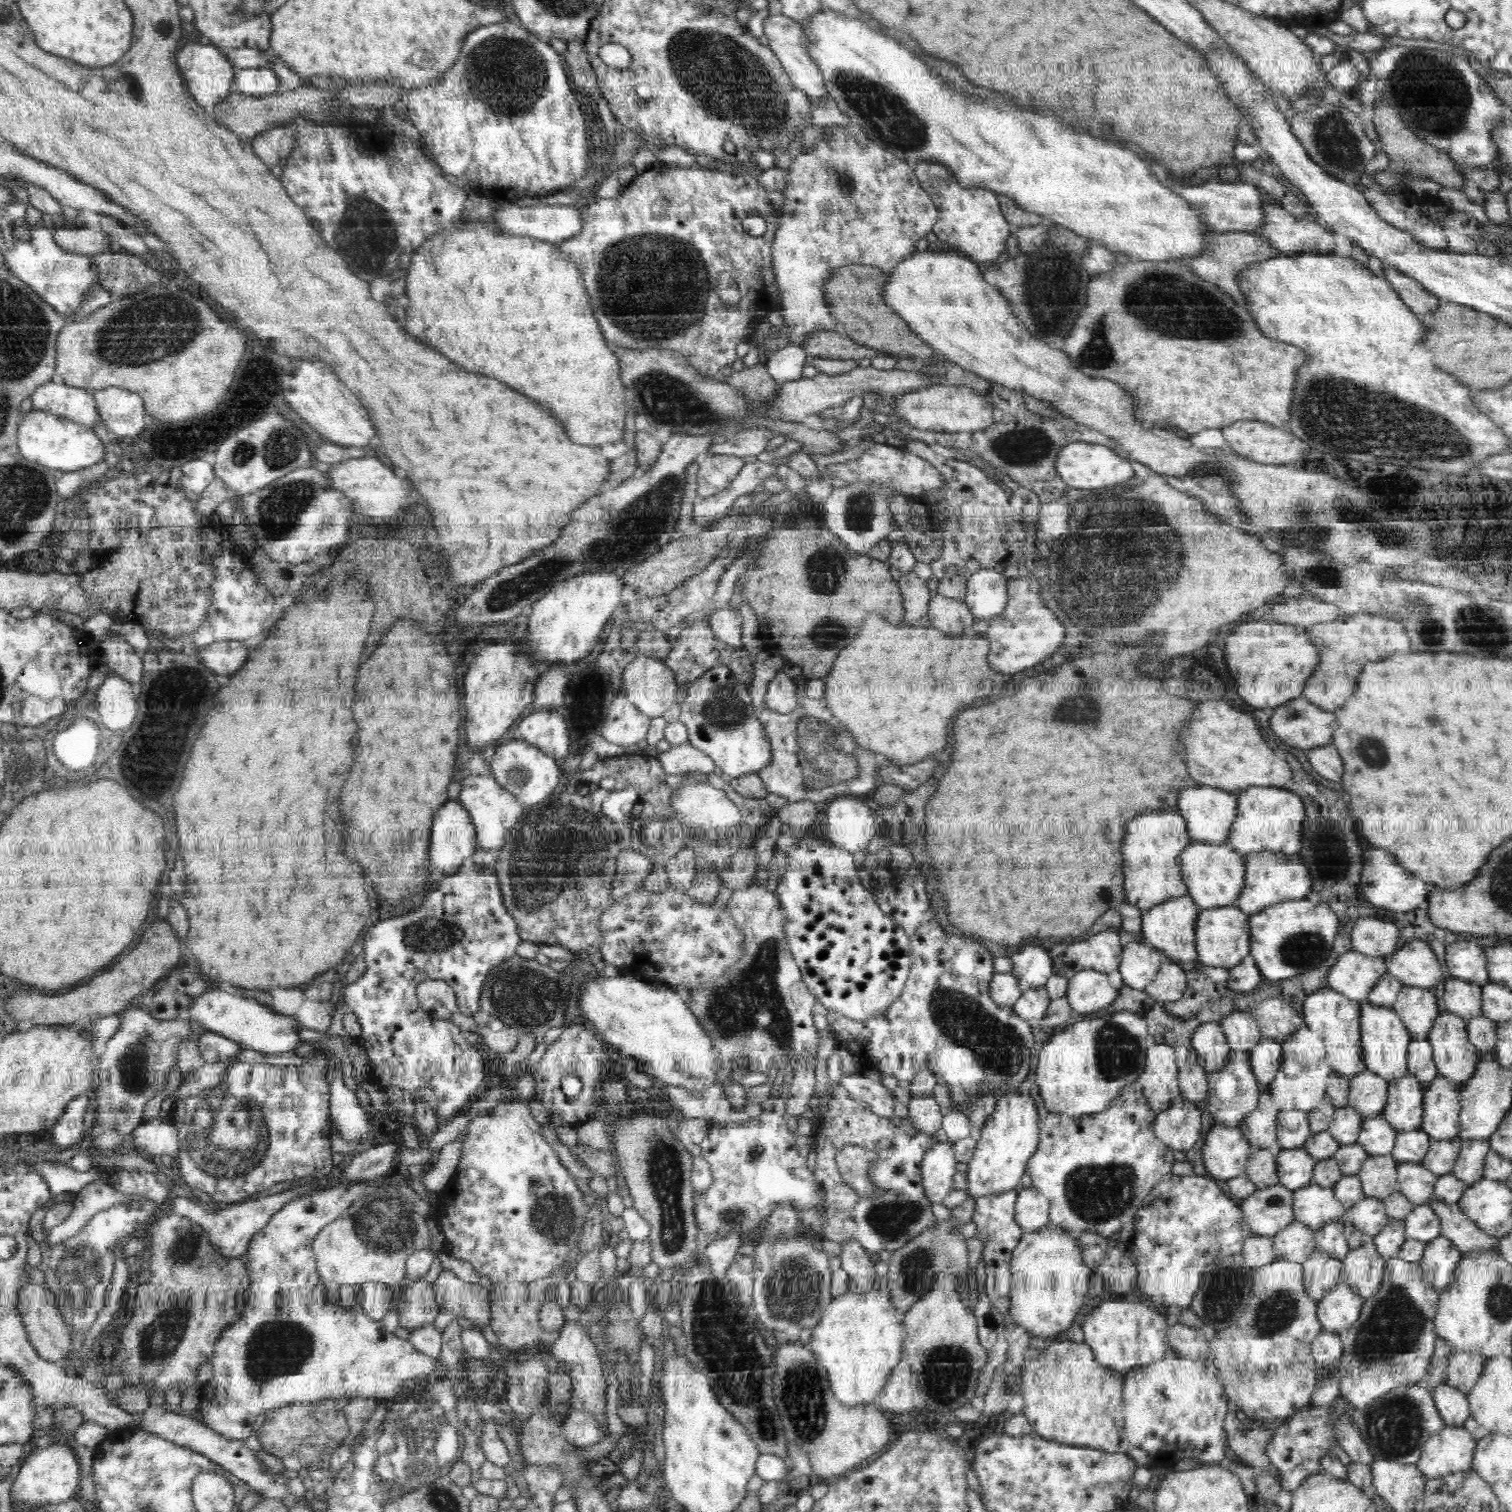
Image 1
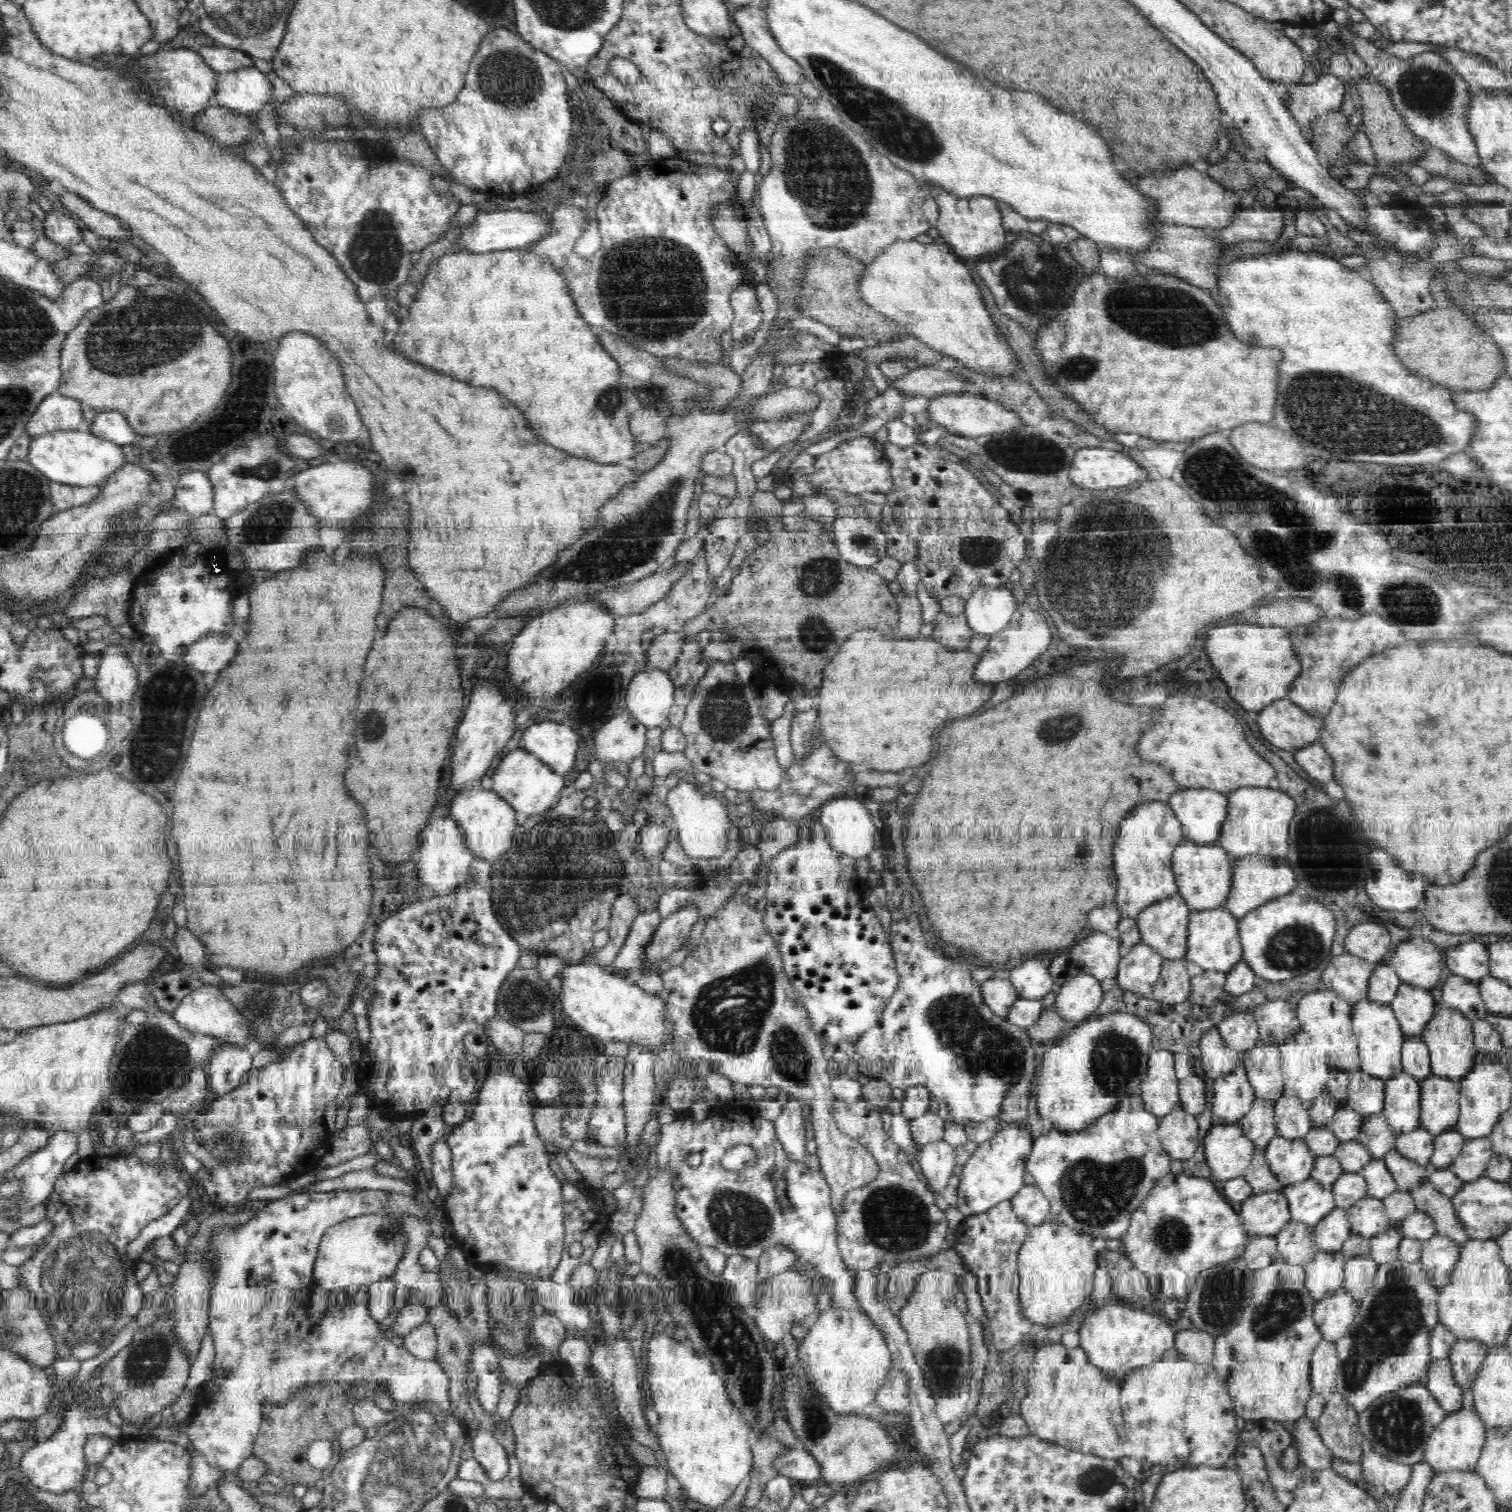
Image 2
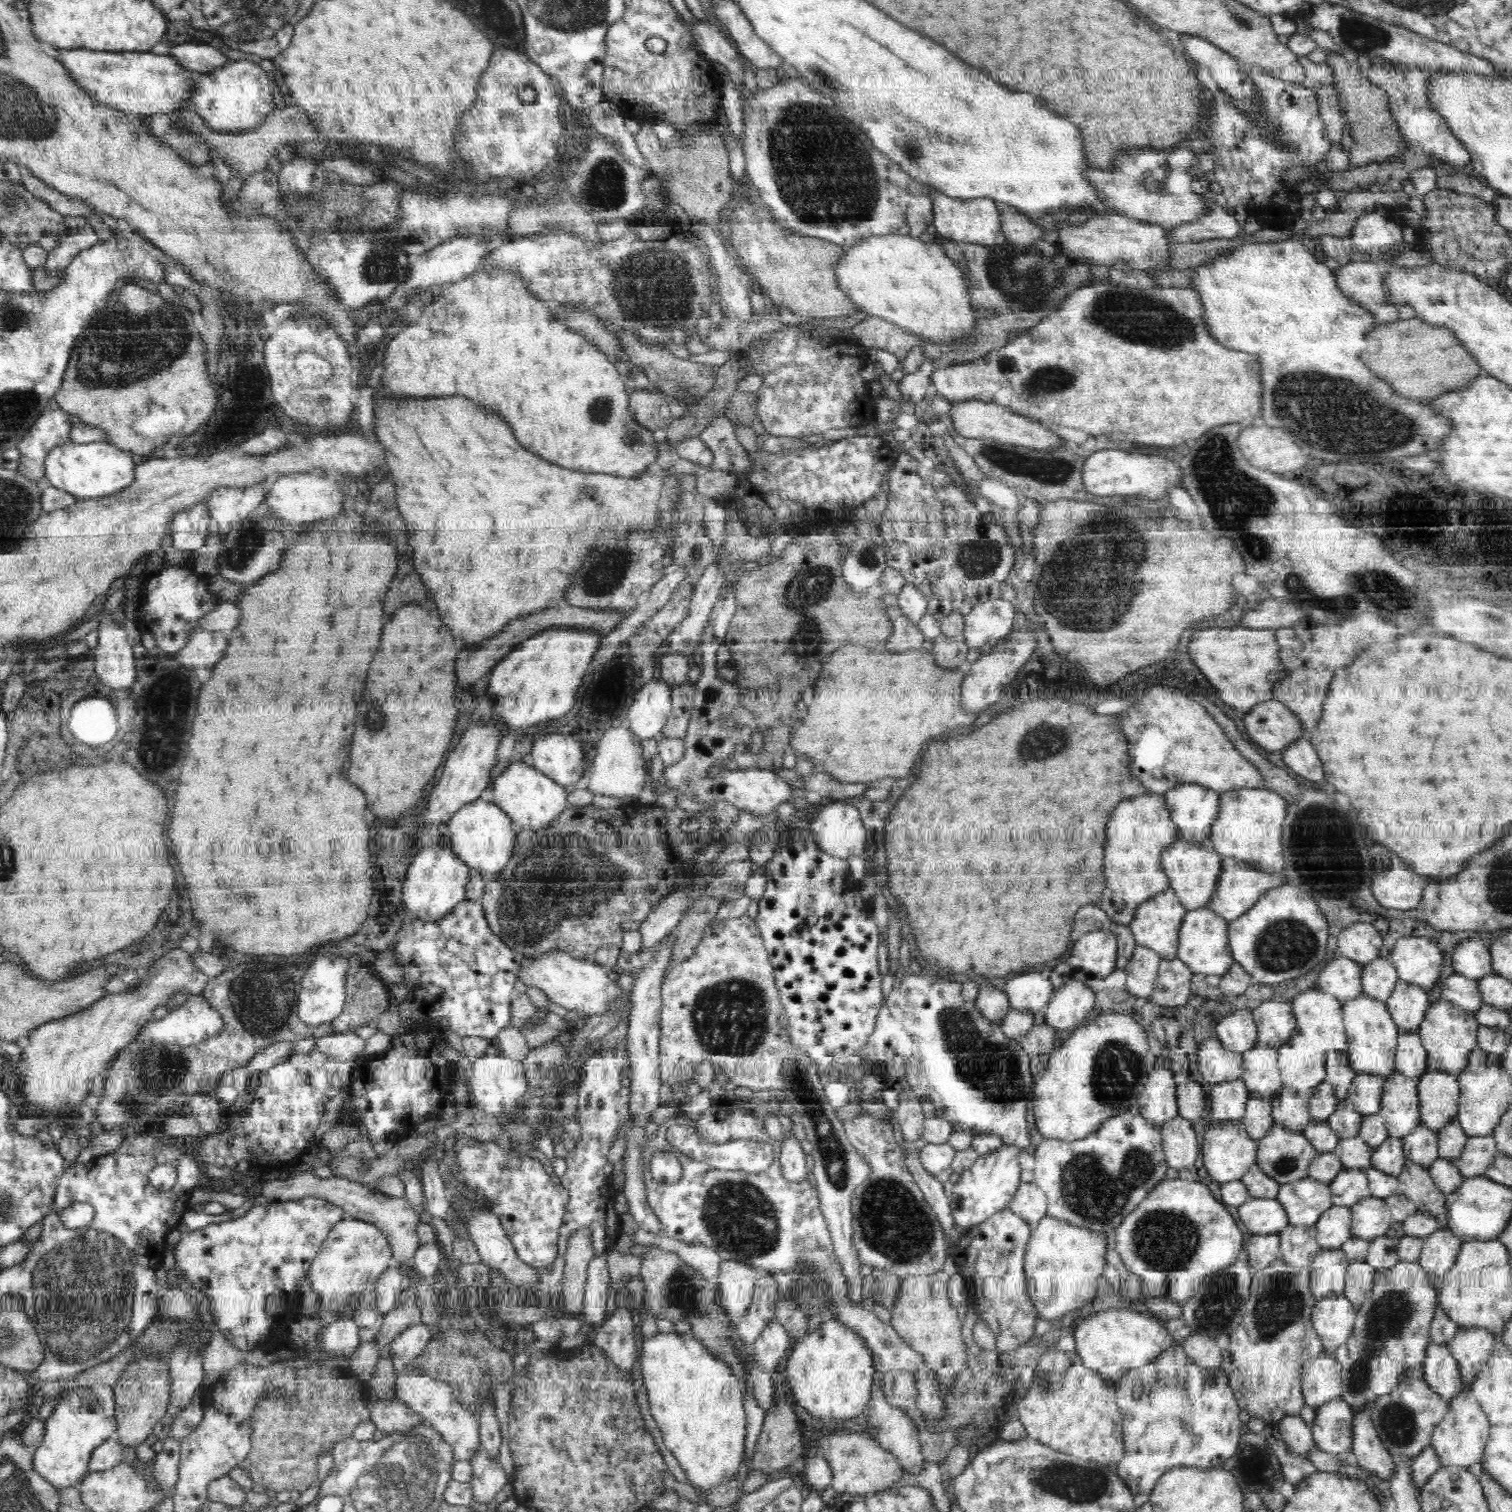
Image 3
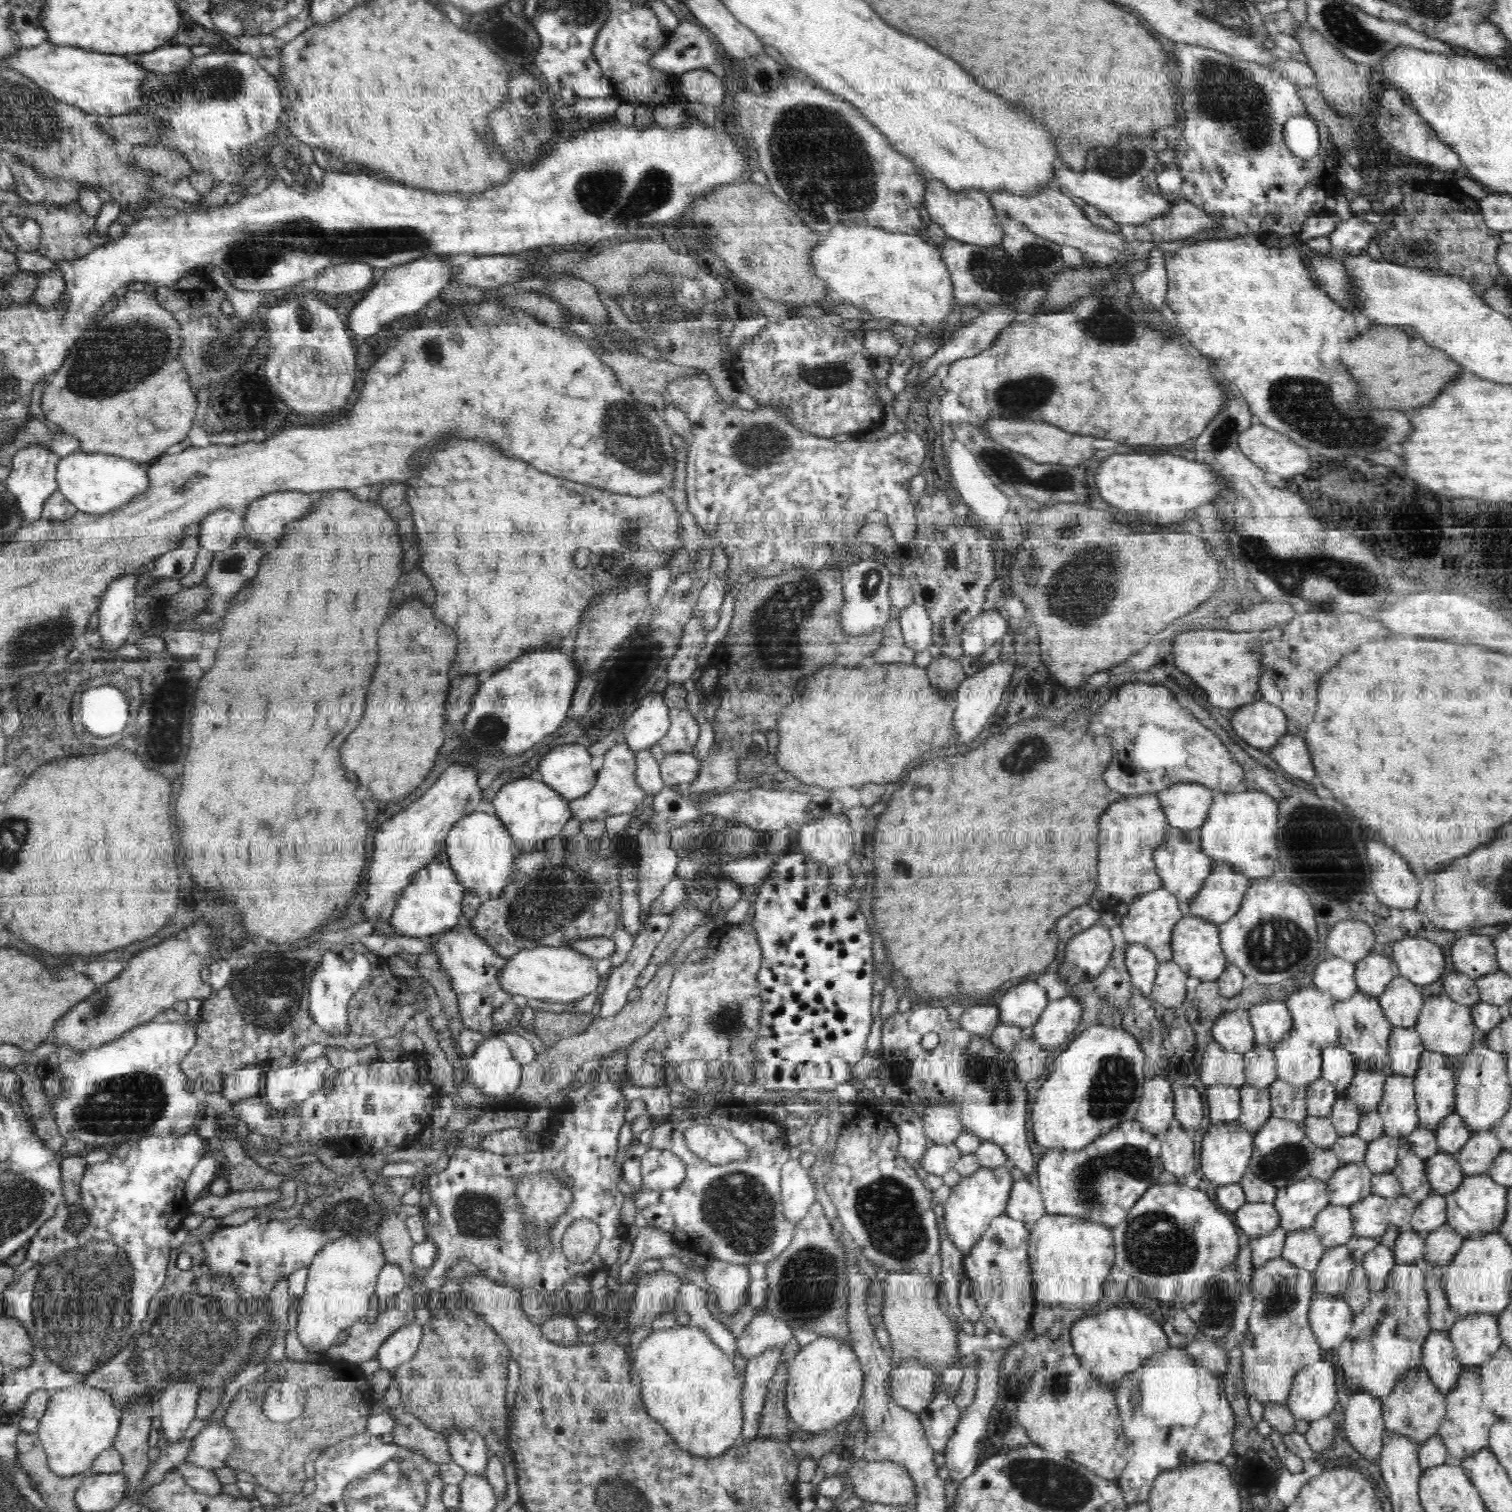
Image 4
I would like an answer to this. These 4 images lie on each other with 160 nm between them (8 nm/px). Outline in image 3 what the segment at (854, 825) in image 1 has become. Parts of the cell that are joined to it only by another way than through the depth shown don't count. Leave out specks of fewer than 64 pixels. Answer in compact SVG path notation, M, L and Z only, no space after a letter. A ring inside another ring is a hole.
M850 800L824 806L809 825L817 846L830 856L847 859L863 854L867 831L858 809Z

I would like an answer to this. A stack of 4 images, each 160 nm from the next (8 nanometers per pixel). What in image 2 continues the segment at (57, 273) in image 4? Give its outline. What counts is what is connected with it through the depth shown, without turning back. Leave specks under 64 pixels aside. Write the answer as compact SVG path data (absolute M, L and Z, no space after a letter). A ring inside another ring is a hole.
M58 210L46 213L46 219L40 226L40 232L60 248L72 248L82 242L80 227L74 220Z

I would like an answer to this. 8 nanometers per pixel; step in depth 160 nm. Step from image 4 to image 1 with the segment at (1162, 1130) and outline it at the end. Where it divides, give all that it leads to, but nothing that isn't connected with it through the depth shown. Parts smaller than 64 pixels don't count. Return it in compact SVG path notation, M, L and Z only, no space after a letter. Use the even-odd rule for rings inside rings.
M1151 1044L1138 1081L1150 1109L1156 1114L1167 1110L1181 1096L1175 1049L1168 1044Z

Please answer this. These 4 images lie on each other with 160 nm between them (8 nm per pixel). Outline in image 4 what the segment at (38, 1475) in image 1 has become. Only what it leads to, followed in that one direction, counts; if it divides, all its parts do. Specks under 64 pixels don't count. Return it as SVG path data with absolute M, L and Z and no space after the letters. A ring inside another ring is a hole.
M78 1384L53 1391L37 1426L48 1469L62 1477L90 1473L98 1454L113 1446L120 1418L121 1409L105 1390Z

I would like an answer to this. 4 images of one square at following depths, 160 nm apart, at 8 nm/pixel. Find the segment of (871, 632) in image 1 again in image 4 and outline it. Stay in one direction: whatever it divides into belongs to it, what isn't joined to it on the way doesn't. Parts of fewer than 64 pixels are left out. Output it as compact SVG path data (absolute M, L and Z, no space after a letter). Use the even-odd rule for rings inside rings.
M875 663L869 671L863 671L860 665L852 668L842 666L841 664L828 664L820 668L812 675L804 684L804 692L800 696L795 696L790 706L784 707L777 719L779 744L776 752L776 768L780 768L791 776L795 776L800 782L808 786L818 786L822 792L831 793L834 790L851 786L859 788L868 783L884 784L891 781L898 781L904 772L908 772L910 764L925 755L926 752L934 748L948 747L952 740L952 736L957 734L956 728L953 728L953 714L957 708L955 697L949 696L949 692L941 692L932 684L926 674L926 669L917 667L913 664L879 664Z

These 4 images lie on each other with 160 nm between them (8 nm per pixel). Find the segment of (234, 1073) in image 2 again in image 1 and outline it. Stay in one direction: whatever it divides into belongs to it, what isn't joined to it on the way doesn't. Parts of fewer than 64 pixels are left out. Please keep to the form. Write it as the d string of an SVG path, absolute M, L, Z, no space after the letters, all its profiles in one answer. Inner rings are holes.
M207 1030L198 1031L196 1042L202 1058L208 1064L224 1063L225 1060L236 1059L243 1050L234 1040Z

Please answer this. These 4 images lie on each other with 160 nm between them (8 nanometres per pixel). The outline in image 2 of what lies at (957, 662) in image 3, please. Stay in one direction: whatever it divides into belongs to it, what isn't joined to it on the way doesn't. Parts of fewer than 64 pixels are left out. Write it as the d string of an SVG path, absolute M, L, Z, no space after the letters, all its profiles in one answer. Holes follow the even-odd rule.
M940 614L932 625L934 640L946 648L967 648L974 632L963 614Z

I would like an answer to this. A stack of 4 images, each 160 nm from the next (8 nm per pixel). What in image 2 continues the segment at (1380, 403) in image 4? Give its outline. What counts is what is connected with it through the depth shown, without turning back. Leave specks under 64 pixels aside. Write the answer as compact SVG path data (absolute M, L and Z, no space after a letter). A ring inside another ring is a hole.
M1434 308L1426 312L1421 312L1413 317L1398 319L1398 338L1394 340L1394 352L1402 356L1402 364L1410 368L1416 376L1426 376L1428 380L1434 380L1436 384L1442 384L1446 388L1456 390L1486 390L1490 388L1498 377L1504 376L1506 356L1501 352L1501 348L1493 341L1493 337L1482 328L1477 328L1476 320L1467 316L1461 309Z

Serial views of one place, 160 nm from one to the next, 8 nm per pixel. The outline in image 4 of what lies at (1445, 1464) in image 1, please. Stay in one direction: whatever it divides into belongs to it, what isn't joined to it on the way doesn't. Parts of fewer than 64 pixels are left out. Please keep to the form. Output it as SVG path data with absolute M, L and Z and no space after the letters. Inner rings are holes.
M1479 1367L1464 1368L1456 1386L1445 1394L1447 1413L1437 1432L1442 1437L1448 1454L1461 1460L1469 1458L1489 1444L1489 1430L1497 1421L1496 1415L1482 1406L1479 1372Z

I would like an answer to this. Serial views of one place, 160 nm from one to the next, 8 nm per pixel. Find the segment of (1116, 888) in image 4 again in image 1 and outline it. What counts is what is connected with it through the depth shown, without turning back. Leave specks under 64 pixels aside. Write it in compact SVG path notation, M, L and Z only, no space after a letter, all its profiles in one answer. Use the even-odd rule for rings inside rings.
M1176 809L1164 812L1144 812L1138 820L1130 820L1126 840L1122 842L1123 885L1125 900L1141 911L1168 899L1188 895L1182 880L1181 854L1193 842L1185 818Z

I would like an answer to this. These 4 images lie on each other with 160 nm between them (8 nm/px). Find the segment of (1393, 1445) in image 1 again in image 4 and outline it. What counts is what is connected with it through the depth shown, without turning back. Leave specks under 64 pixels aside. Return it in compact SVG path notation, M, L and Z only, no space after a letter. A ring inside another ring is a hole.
M1421 1360L1414 1368L1406 1370L1392 1392L1380 1401L1386 1431L1400 1434L1418 1444L1425 1443L1430 1436L1438 1432L1447 1413L1445 1395L1434 1386Z

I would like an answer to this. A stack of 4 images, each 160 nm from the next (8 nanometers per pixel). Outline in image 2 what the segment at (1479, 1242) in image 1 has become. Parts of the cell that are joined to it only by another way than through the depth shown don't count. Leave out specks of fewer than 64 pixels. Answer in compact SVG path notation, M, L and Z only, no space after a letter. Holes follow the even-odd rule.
M1432 1182L1420 1184L1409 1193L1417 1210L1429 1214L1434 1219L1438 1235L1446 1235L1459 1245L1469 1242L1469 1235L1457 1217L1457 1209L1454 1208L1451 1198L1440 1193Z

